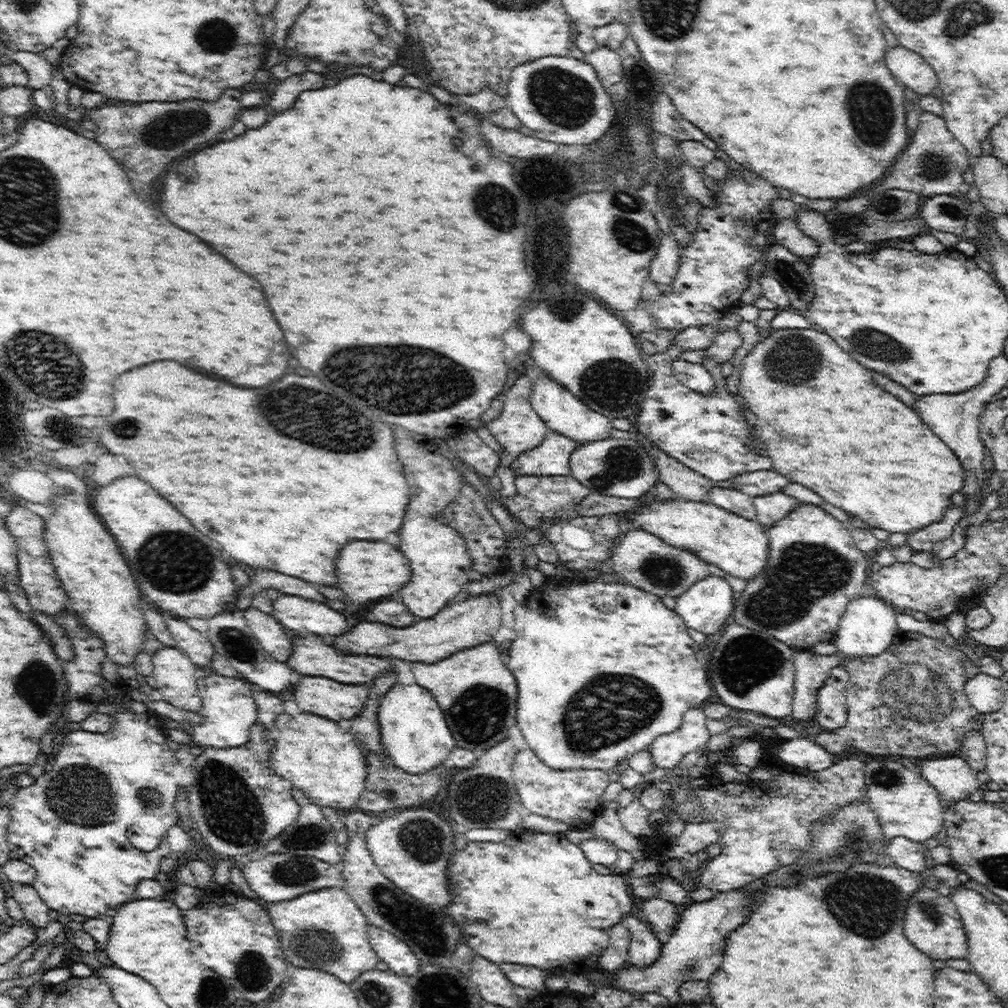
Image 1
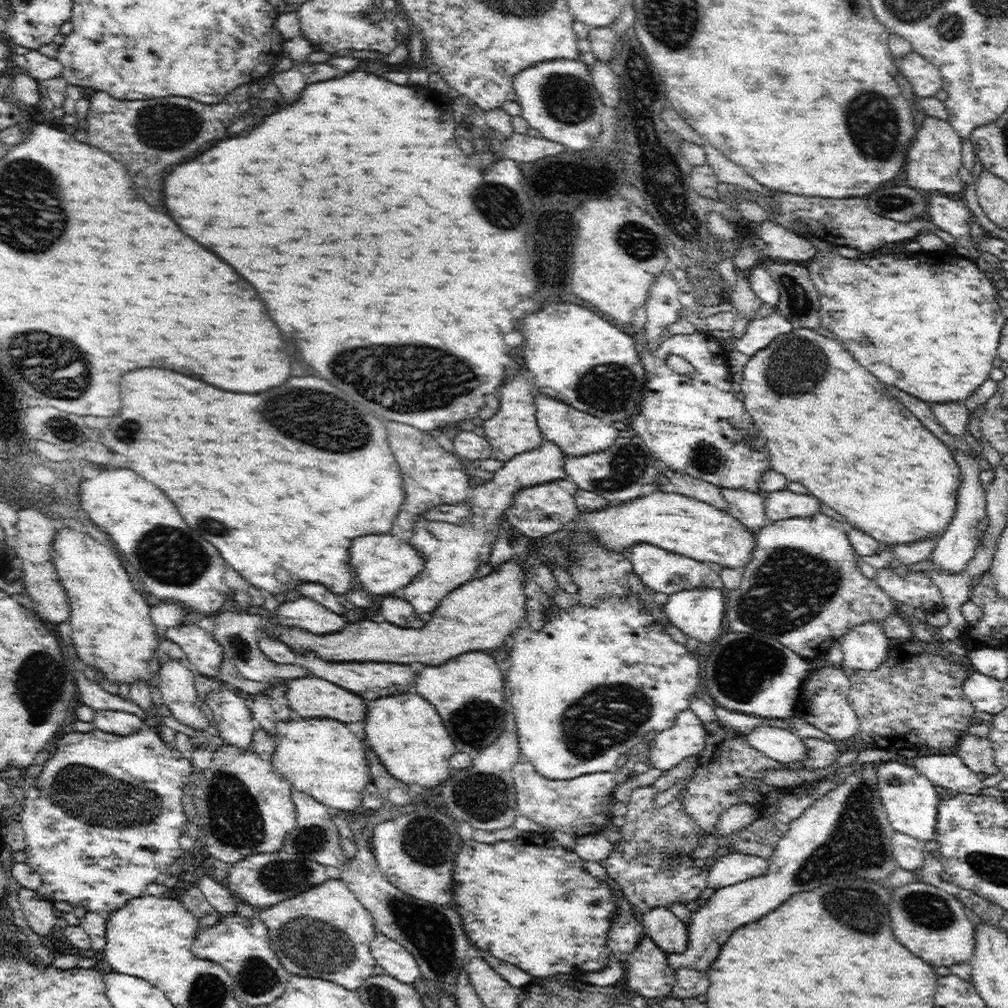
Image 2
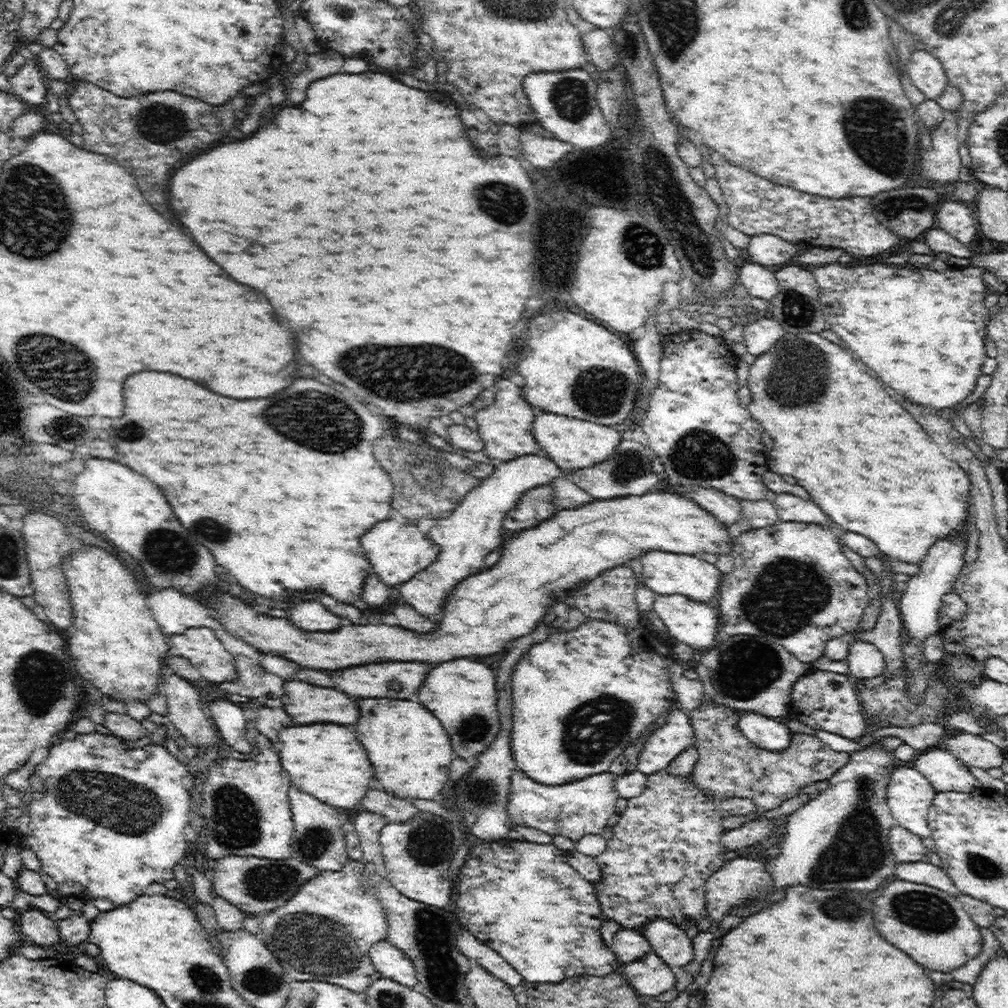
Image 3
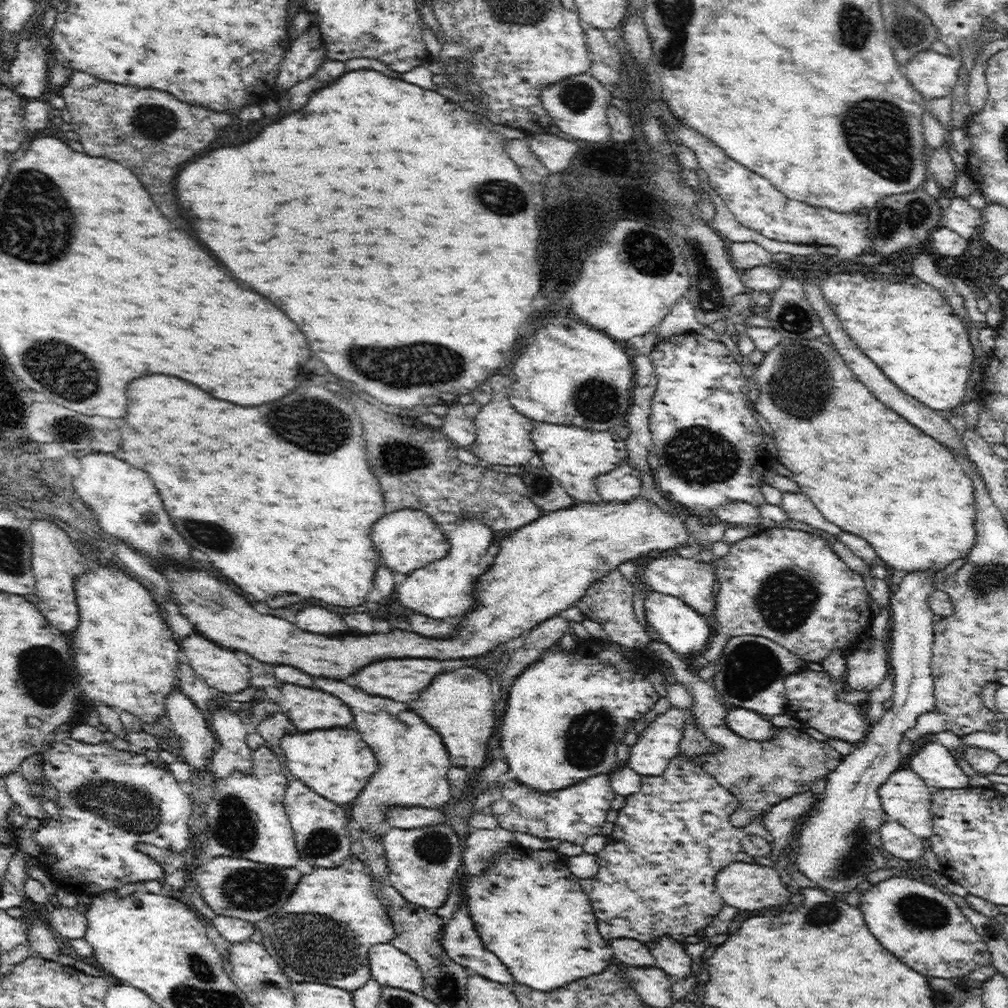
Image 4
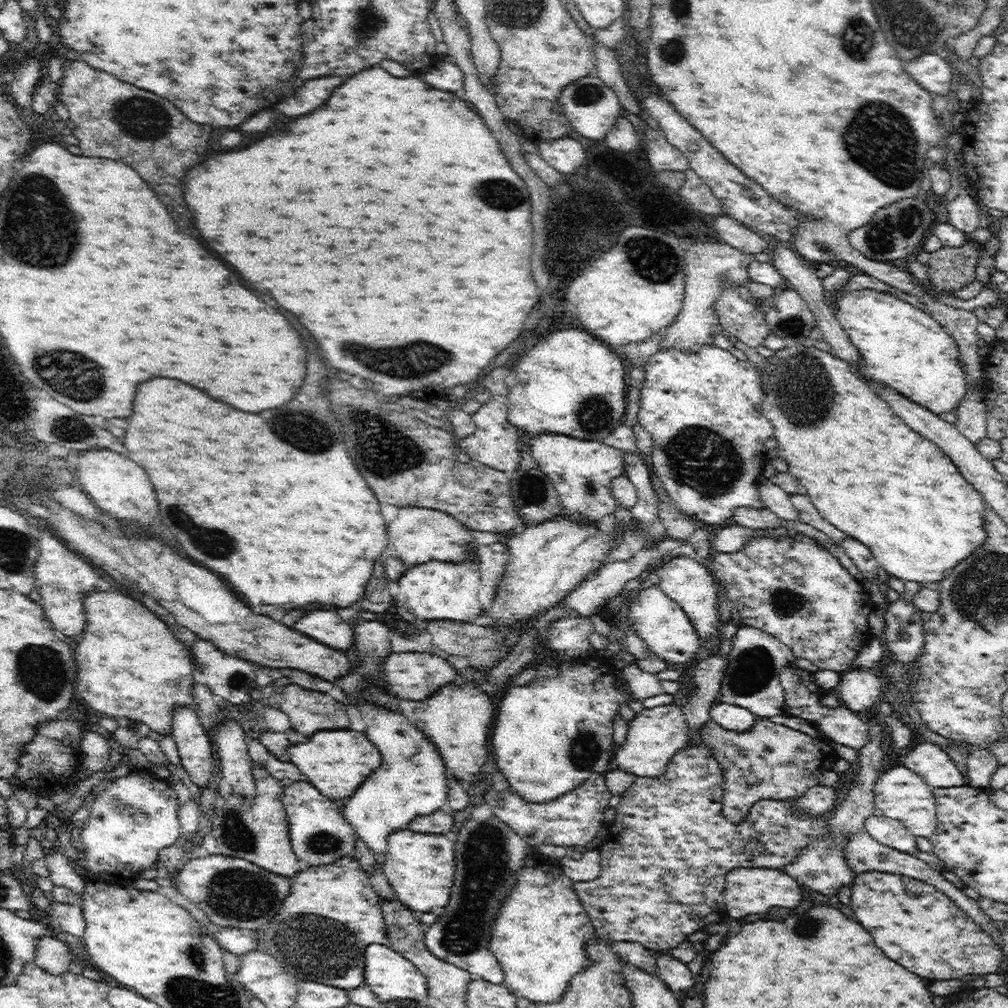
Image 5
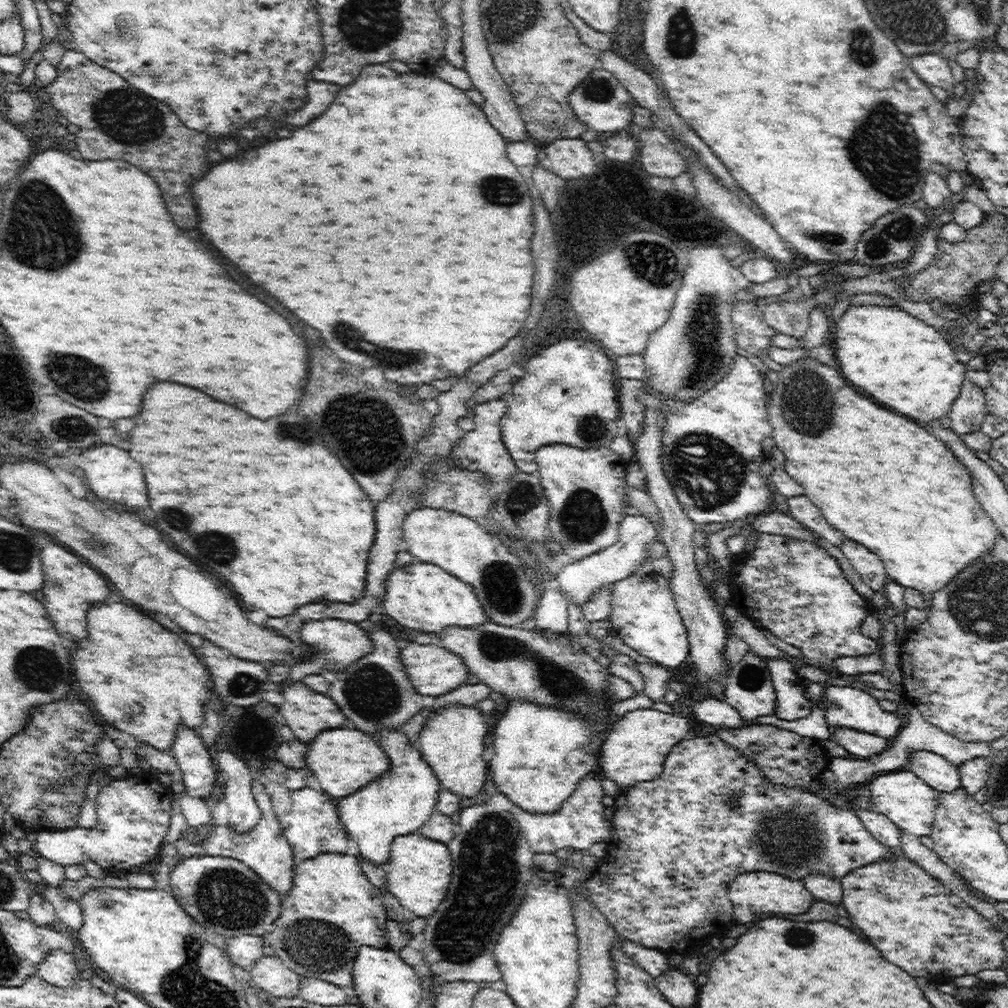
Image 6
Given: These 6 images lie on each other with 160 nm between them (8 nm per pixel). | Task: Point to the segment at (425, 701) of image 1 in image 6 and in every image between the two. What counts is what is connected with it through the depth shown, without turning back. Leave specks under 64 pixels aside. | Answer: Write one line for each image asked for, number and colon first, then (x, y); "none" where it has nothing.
2: (406, 732)
3: (410, 749)
4: (413, 760)
5: (411, 782)
6: (400, 802)

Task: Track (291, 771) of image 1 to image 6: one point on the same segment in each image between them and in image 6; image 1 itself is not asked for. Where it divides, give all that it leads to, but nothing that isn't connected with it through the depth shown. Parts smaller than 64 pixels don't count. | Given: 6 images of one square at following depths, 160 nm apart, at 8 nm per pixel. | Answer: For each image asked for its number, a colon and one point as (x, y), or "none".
2: (322, 757)
3: (325, 760)
4: (335, 763)
5: (335, 761)
6: (344, 761)

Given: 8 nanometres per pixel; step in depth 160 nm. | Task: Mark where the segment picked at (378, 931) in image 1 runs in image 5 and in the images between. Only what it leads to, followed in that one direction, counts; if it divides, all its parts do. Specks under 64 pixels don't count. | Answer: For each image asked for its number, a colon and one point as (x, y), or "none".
2: (394, 958)
3: (392, 963)
4: (391, 967)
5: (390, 976)

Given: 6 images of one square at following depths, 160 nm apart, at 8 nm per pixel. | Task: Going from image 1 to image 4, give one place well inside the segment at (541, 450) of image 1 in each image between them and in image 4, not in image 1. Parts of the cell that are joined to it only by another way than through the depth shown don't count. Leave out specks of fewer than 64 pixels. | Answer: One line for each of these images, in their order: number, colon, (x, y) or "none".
2: (453, 552)
3: (474, 530)
4: (443, 588)

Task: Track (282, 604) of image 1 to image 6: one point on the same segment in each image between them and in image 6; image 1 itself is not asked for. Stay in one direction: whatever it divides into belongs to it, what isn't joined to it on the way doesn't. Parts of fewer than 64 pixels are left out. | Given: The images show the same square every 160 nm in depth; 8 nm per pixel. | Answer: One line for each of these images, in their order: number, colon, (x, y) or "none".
2: (304, 613)
3: (312, 616)
4: (316, 619)
5: (325, 626)
6: (337, 644)

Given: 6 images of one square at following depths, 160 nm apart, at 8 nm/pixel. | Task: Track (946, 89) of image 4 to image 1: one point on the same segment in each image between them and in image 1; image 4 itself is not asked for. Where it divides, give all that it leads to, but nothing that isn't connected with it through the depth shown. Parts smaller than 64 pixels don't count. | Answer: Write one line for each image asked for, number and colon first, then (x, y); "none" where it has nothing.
1: (910, 69)
2: (925, 78)
3: (927, 74)

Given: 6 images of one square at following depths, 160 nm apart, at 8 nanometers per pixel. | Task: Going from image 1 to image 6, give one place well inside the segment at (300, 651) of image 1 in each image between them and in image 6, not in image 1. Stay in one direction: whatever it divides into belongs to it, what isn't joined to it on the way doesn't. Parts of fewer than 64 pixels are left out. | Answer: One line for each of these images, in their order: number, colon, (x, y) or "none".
2: (367, 679)
3: (371, 680)
4: (403, 680)
5: (412, 675)
6: (433, 671)

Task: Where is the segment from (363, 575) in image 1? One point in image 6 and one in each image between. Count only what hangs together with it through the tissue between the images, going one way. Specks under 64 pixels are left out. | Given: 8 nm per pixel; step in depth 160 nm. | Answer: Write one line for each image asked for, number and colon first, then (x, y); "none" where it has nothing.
2: (381, 563)
3: (397, 551)
4: (407, 539)
5: (418, 535)
6: (459, 544)

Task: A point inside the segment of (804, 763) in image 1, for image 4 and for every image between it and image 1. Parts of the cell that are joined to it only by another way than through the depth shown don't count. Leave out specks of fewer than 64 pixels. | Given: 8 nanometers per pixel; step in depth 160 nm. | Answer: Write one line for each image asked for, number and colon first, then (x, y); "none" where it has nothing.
2: (782, 745)
3: (771, 734)
4: (749, 724)

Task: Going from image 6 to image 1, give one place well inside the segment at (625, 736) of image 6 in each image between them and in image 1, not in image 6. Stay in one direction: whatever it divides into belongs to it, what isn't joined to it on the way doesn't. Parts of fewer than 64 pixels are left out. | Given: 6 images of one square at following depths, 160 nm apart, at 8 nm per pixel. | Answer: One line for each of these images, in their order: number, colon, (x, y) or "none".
1: (667, 750)
2: (687, 736)
3: (664, 744)
4: (659, 743)
5: (656, 734)

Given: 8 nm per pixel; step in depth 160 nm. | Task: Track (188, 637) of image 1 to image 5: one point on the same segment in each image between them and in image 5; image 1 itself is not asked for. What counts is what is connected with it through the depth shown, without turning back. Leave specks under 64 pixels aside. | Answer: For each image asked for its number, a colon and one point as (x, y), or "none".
2: (204, 654)
3: (201, 646)
4: (220, 667)
5: (227, 676)

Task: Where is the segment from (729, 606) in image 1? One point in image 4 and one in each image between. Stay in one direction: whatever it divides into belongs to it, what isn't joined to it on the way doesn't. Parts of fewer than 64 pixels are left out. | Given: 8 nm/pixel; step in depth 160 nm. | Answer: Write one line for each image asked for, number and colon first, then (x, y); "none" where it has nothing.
2: (695, 612)
3: (694, 623)
4: (686, 631)

